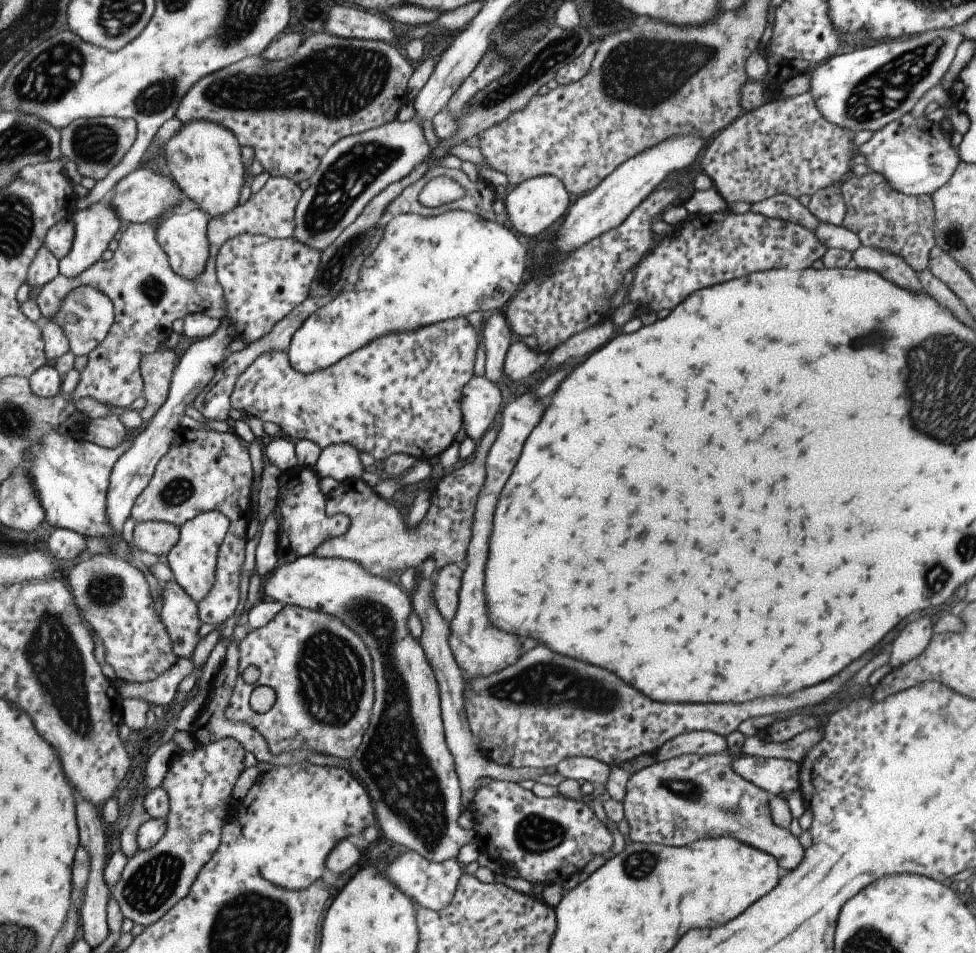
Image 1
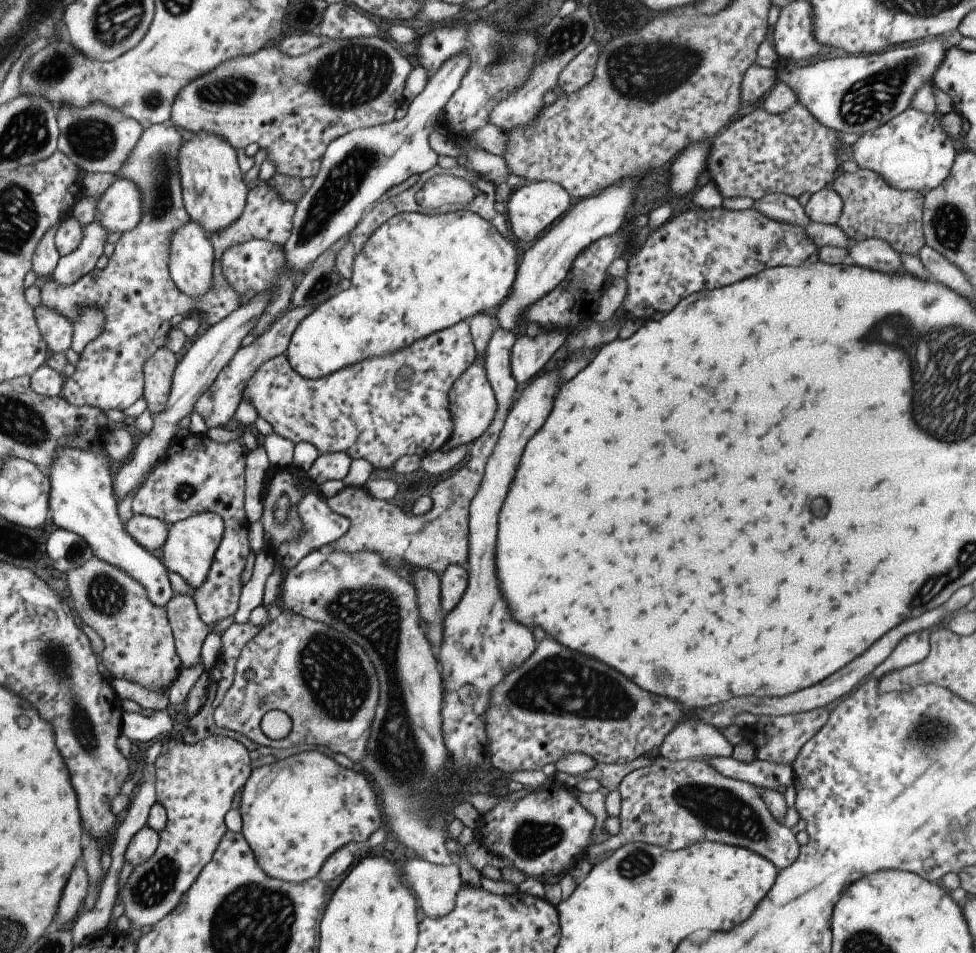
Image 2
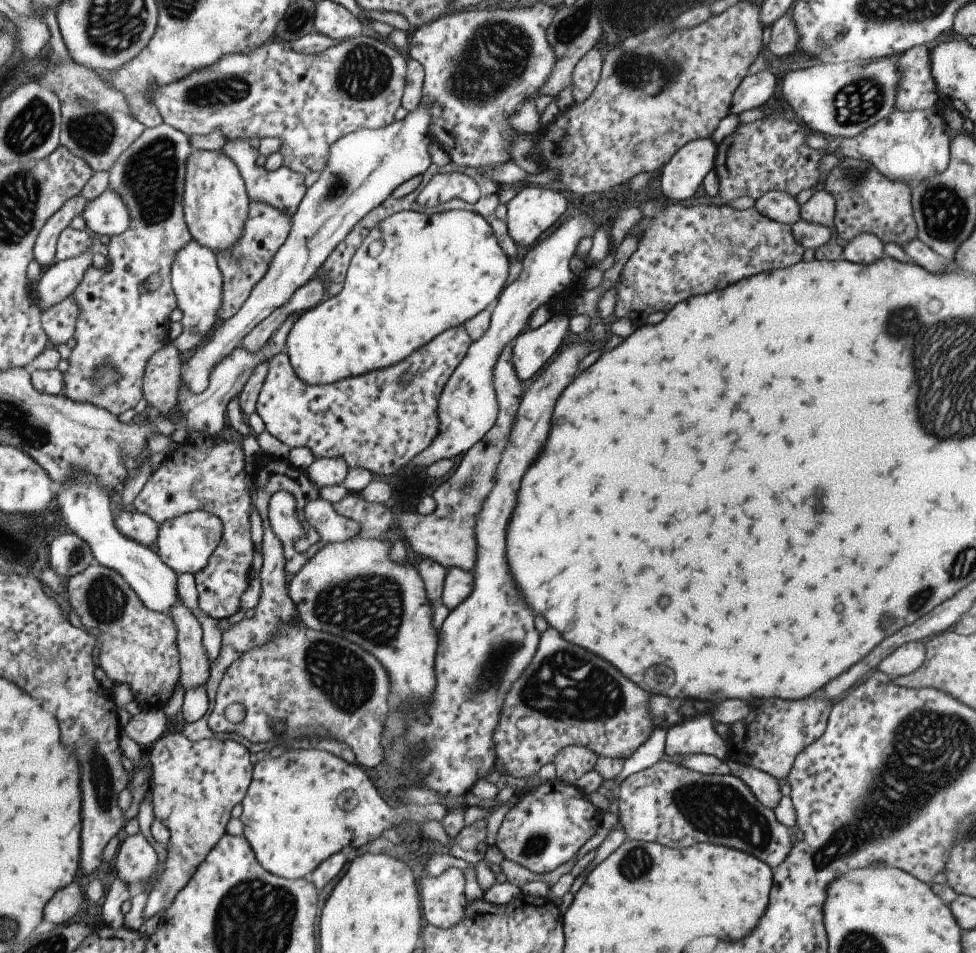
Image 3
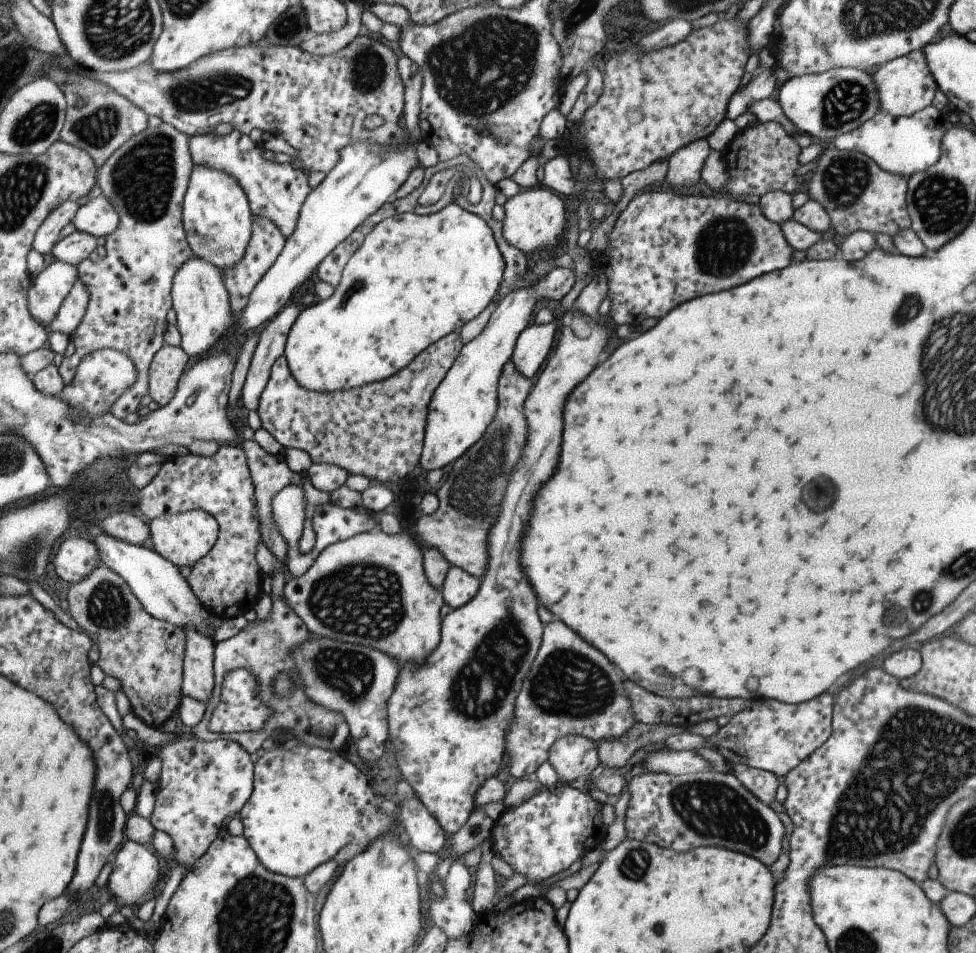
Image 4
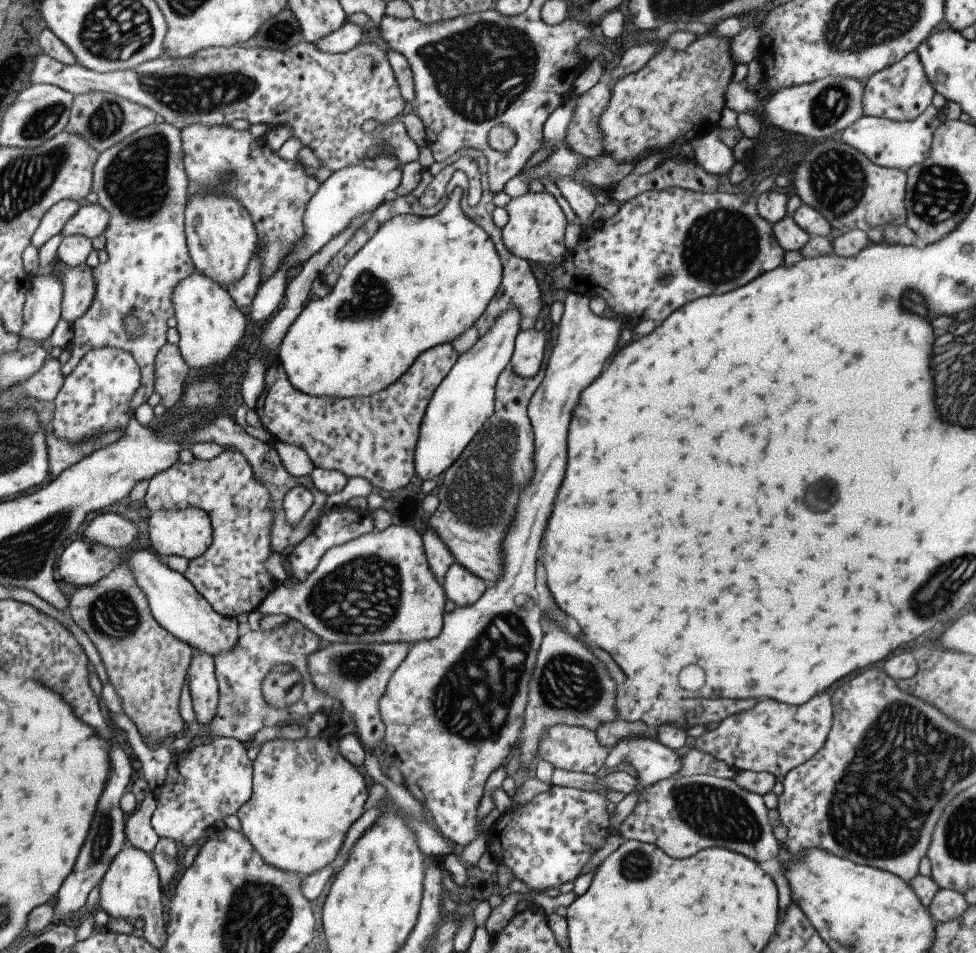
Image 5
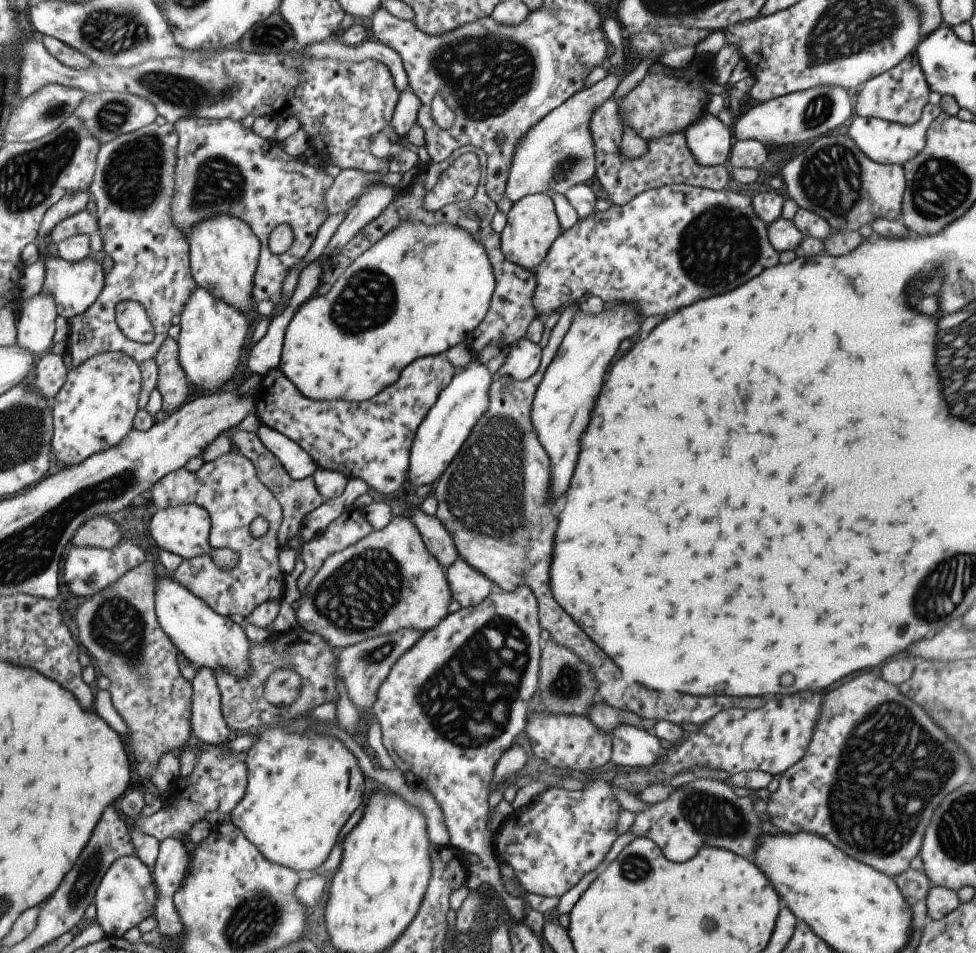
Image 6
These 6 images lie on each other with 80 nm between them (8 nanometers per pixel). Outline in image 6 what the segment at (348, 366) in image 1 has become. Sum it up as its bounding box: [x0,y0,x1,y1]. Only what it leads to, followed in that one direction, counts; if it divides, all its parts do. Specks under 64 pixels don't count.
[254,353,454,495]

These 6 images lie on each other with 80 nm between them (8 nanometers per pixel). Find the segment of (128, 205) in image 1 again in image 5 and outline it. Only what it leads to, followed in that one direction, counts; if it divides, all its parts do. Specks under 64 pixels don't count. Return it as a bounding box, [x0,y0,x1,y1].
[59,202,110,239]

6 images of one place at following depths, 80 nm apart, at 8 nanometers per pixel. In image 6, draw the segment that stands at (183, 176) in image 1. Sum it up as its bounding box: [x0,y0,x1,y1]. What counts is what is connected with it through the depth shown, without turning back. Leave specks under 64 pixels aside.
[188,215,261,314]

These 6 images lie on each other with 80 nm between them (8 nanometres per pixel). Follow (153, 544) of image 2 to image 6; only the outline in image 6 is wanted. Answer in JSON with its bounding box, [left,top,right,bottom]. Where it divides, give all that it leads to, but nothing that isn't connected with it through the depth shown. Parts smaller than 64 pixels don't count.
[72,515,121,549]

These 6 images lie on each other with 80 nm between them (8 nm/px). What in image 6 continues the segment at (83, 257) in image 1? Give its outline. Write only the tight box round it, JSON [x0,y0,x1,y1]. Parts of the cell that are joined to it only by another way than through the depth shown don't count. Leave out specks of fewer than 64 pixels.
[18,292,58,361]

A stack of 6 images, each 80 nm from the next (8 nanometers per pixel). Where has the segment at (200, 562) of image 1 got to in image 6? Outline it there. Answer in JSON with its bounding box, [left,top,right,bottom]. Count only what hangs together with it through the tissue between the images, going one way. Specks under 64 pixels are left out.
[150,503,212,559]

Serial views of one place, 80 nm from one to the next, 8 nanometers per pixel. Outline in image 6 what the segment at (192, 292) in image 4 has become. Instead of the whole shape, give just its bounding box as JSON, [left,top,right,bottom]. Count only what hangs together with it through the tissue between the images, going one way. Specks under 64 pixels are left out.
[178,287,251,392]

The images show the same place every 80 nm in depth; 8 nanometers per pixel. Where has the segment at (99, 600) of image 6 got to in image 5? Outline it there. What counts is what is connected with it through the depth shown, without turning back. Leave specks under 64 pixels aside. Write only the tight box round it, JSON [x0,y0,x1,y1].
[67,565,195,749]

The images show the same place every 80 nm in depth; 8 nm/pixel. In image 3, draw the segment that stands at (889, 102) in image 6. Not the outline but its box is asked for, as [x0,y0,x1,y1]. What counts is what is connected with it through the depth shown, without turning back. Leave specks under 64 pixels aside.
[893,46,939,111]

